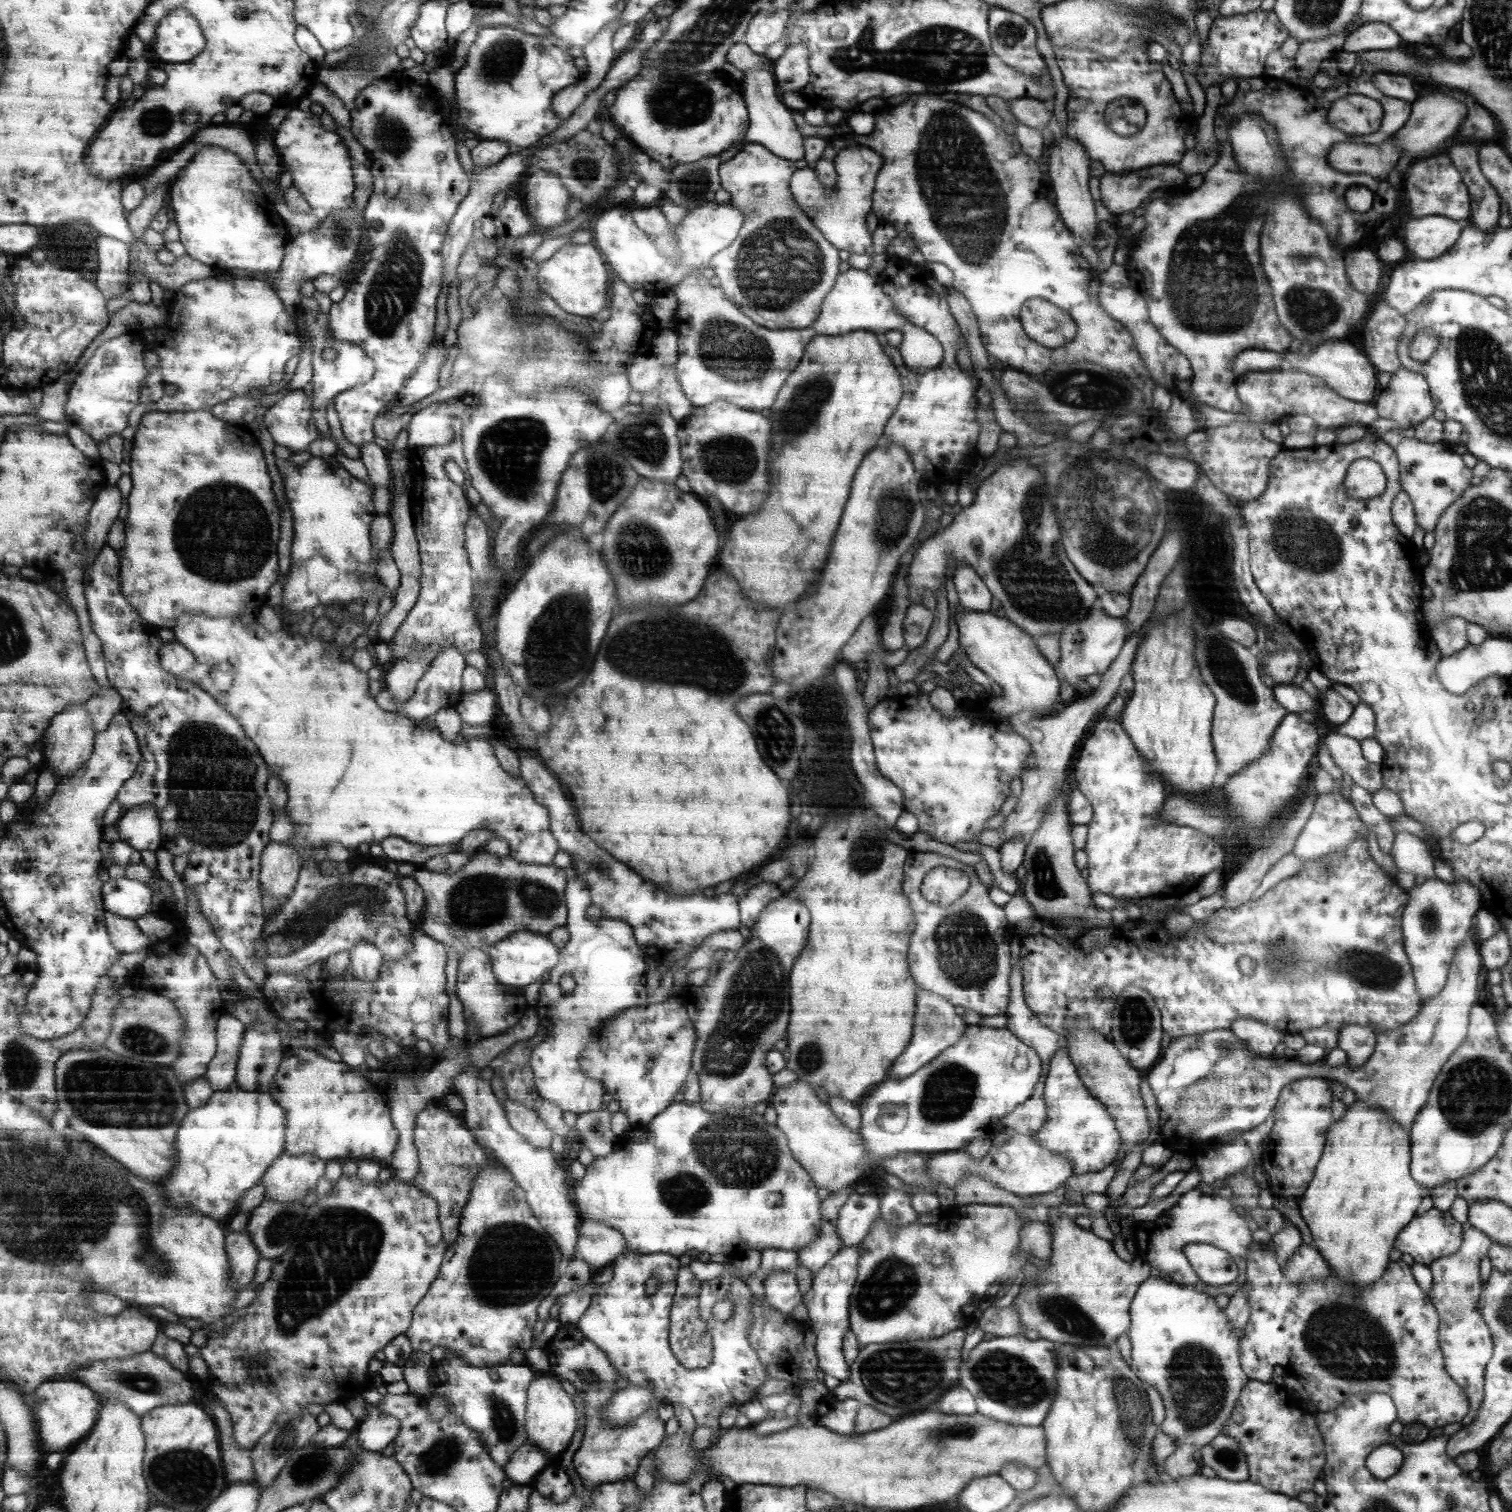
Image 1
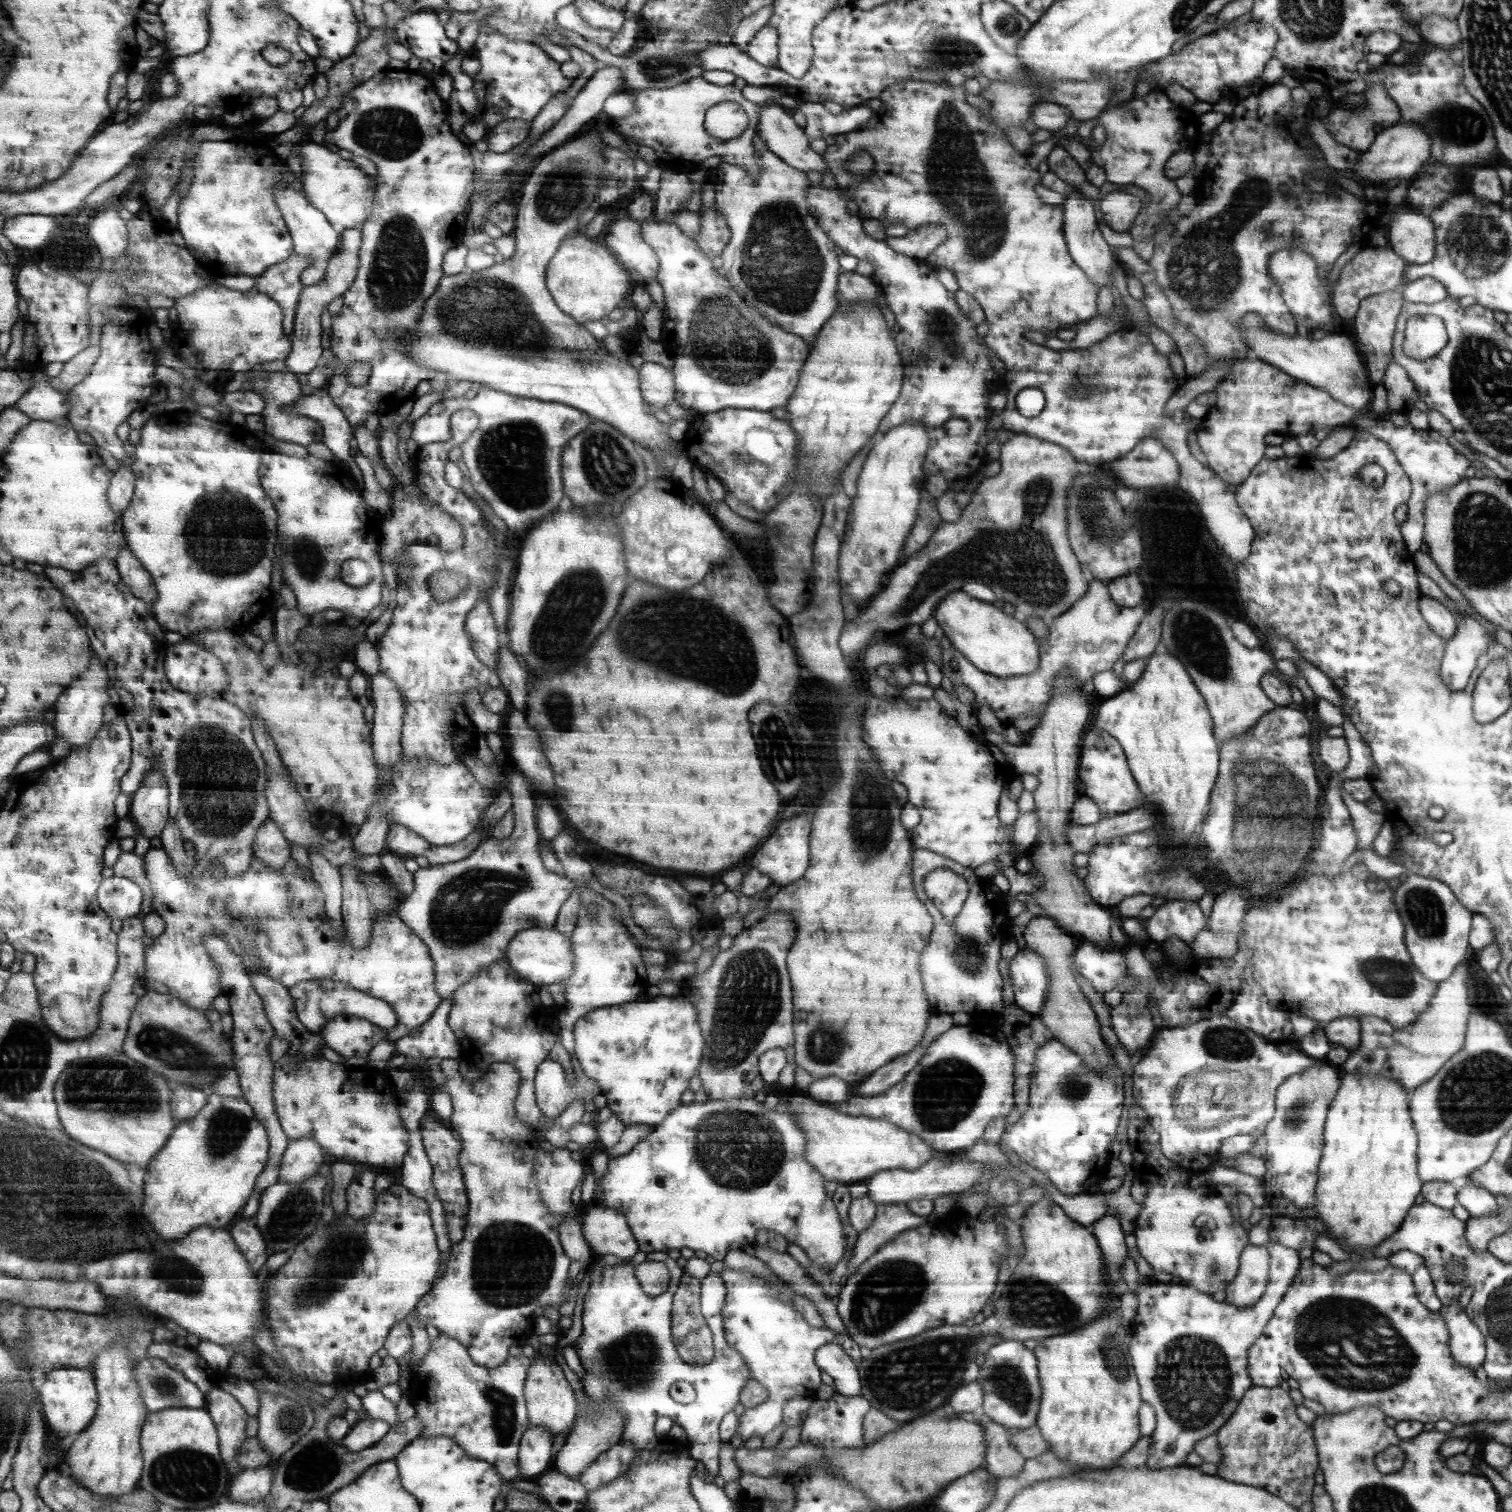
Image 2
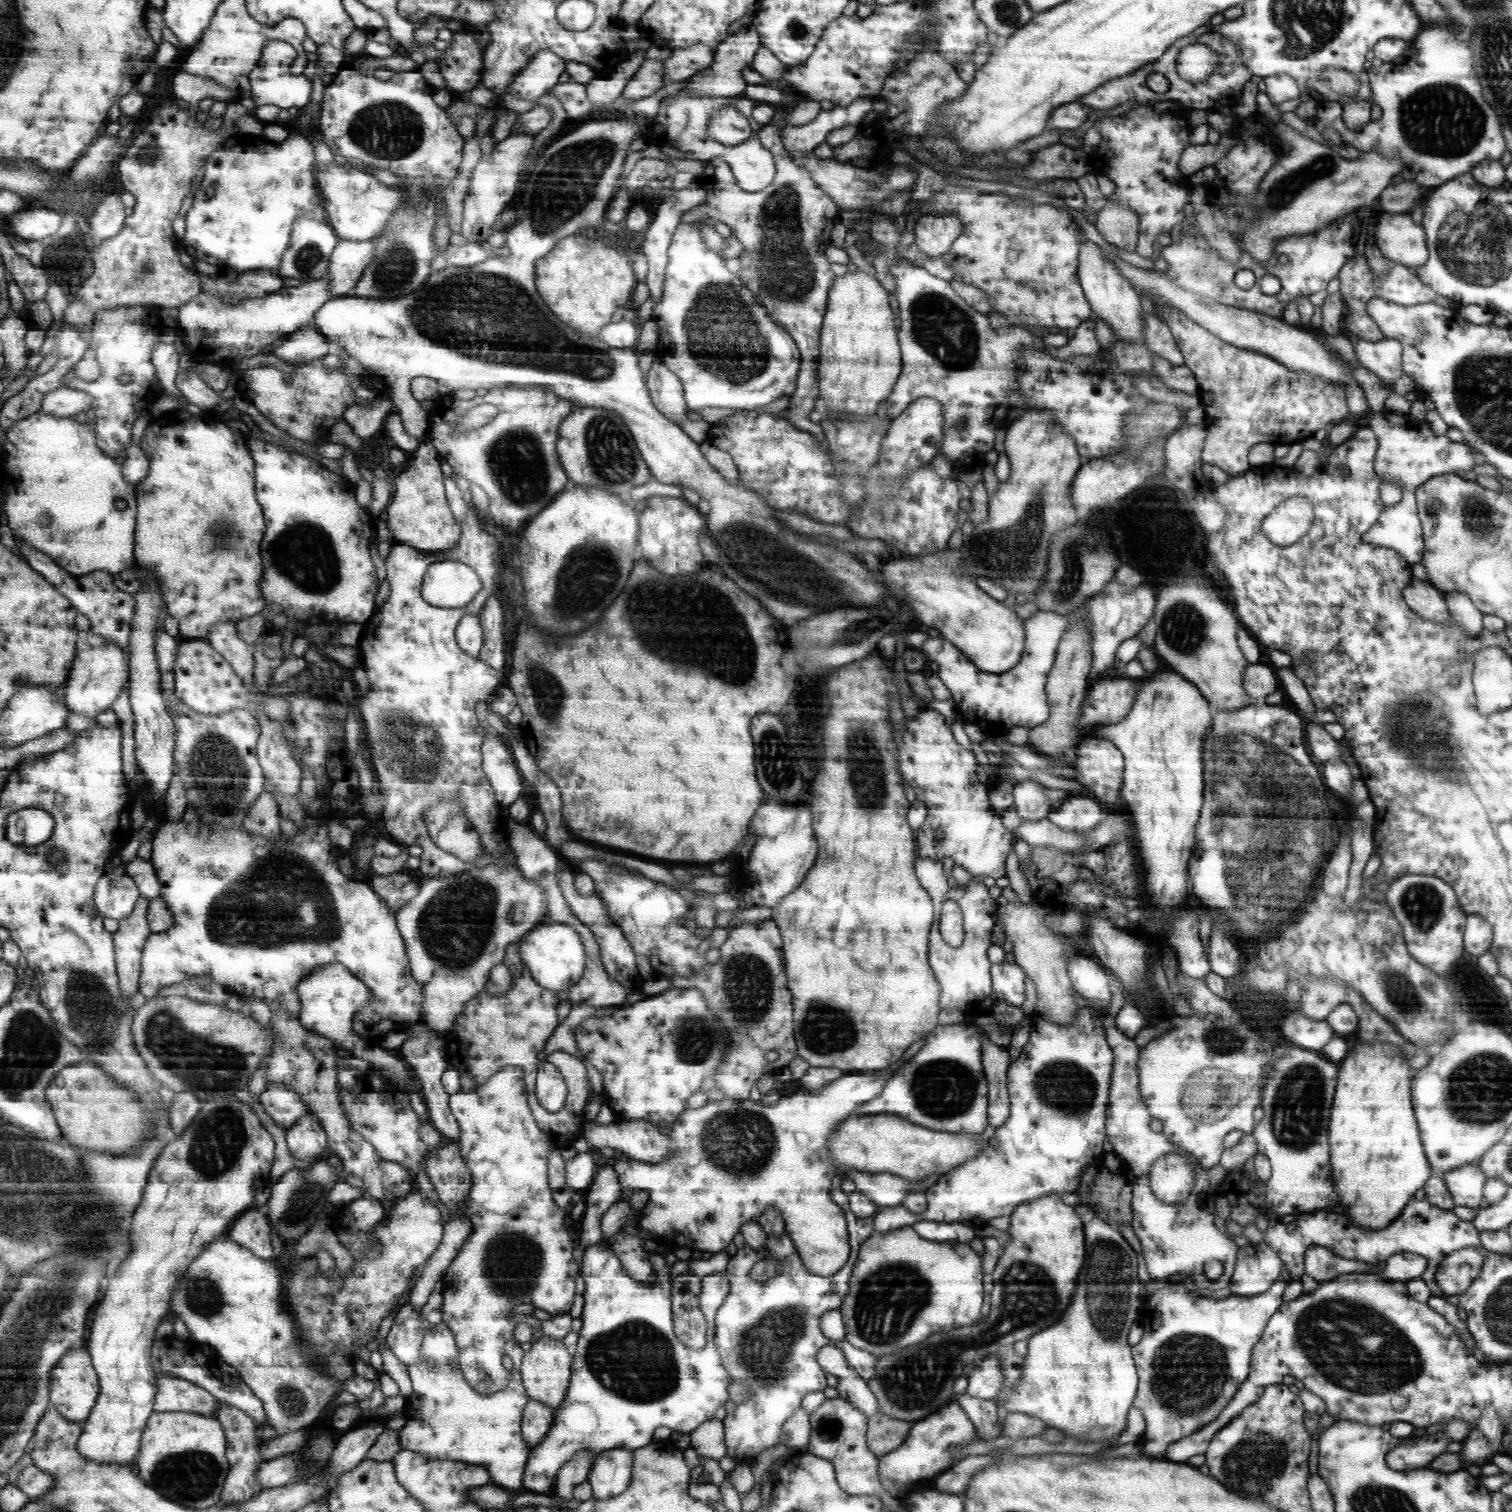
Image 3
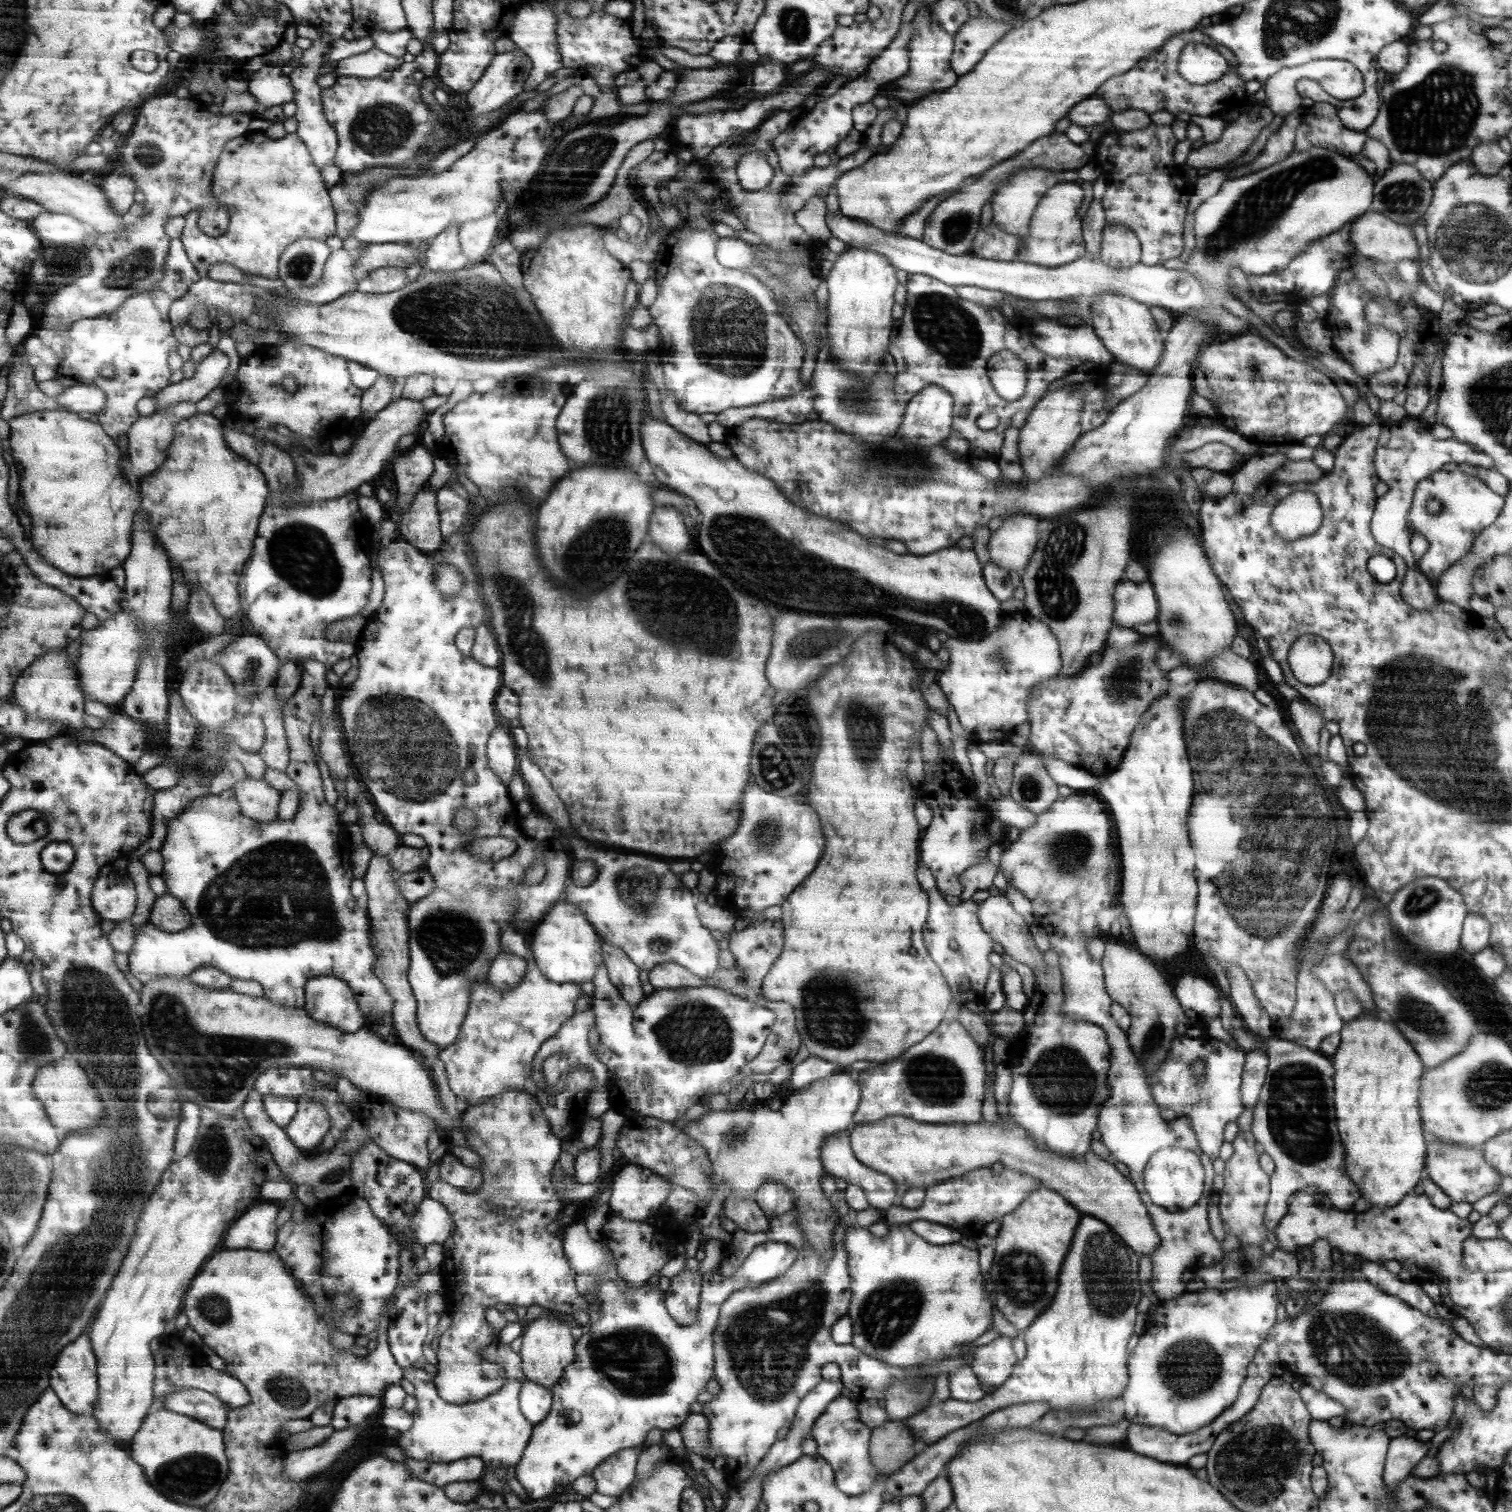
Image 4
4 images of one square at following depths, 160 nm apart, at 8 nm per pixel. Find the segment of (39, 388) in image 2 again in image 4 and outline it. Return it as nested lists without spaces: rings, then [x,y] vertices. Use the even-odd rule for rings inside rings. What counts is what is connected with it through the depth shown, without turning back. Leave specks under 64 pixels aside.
[[[75,385],[67,387],[56,398],[67,411],[89,412],[97,415],[108,403],[108,394],[95,385]]]

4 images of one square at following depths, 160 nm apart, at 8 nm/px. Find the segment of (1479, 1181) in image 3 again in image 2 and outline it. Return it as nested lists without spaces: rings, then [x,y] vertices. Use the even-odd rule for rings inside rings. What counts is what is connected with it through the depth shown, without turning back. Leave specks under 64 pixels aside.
[[[1466,1179],[1461,1190],[1457,1191],[1456,1202],[1473,1218],[1487,1217],[1488,1214],[1496,1213],[1499,1209],[1495,1204],[1494,1196],[1471,1179]]]

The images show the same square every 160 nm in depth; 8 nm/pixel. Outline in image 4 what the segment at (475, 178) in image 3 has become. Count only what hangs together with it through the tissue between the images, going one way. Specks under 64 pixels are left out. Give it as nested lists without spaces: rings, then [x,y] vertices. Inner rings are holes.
[[[495,213],[481,220],[470,220],[460,228],[460,241],[464,253],[469,259],[469,266],[485,263],[485,256],[489,248],[493,247],[497,240],[499,230],[499,218]]]

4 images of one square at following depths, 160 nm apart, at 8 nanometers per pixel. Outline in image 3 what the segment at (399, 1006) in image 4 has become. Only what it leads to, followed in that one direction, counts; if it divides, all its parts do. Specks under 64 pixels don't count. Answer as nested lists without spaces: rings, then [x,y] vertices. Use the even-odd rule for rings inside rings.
[[[413,1024],[413,1026],[409,1026],[407,1032],[409,1032],[409,1040],[399,1050],[401,1052],[401,1060],[411,1072],[415,1072],[419,1079],[432,1126],[438,1130],[443,1139],[459,1143],[462,1130],[457,1117],[451,1109],[450,1096],[445,1092],[443,1082],[441,1082],[445,1070],[451,1068],[449,1064],[448,1050],[450,1045],[448,1039],[441,1040],[435,1032],[431,1032],[424,1024]]]

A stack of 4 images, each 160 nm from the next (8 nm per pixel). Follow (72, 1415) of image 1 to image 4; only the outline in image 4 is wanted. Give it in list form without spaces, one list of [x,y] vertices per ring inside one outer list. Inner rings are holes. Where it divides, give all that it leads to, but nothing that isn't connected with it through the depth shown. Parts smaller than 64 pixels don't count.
[[[81,1335],[61,1350],[55,1369],[50,1374],[50,1387],[56,1390],[65,1406],[80,1415],[92,1415],[100,1395],[98,1358],[90,1335]]]

